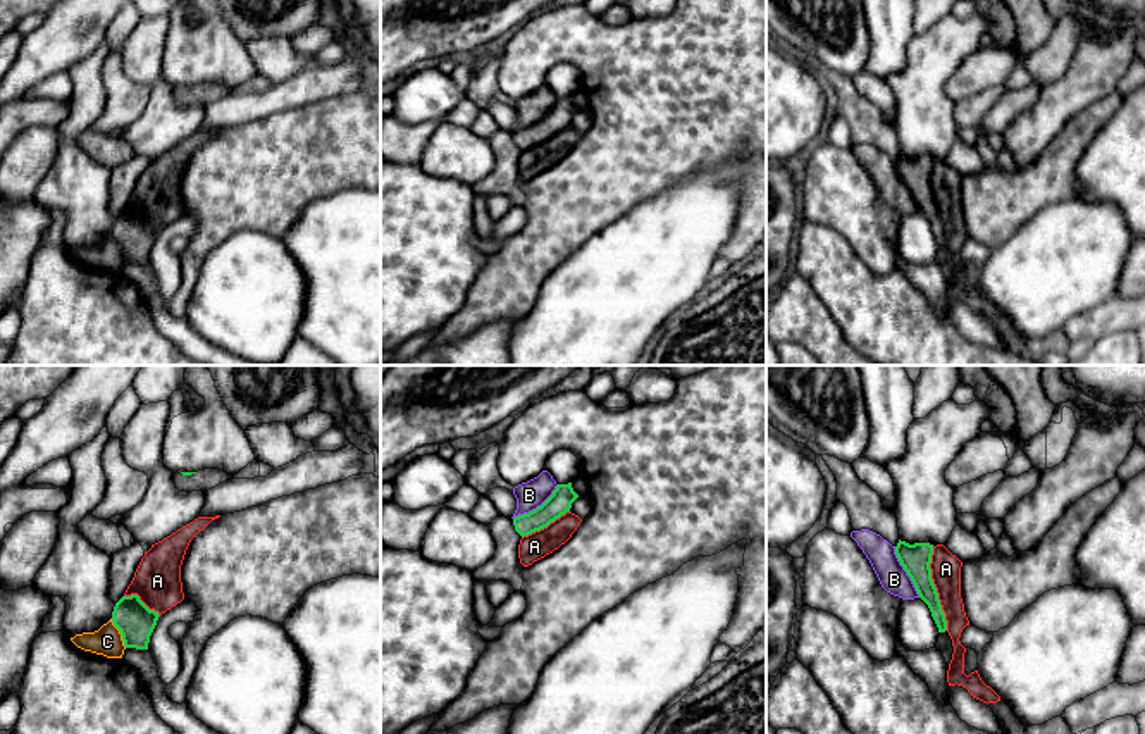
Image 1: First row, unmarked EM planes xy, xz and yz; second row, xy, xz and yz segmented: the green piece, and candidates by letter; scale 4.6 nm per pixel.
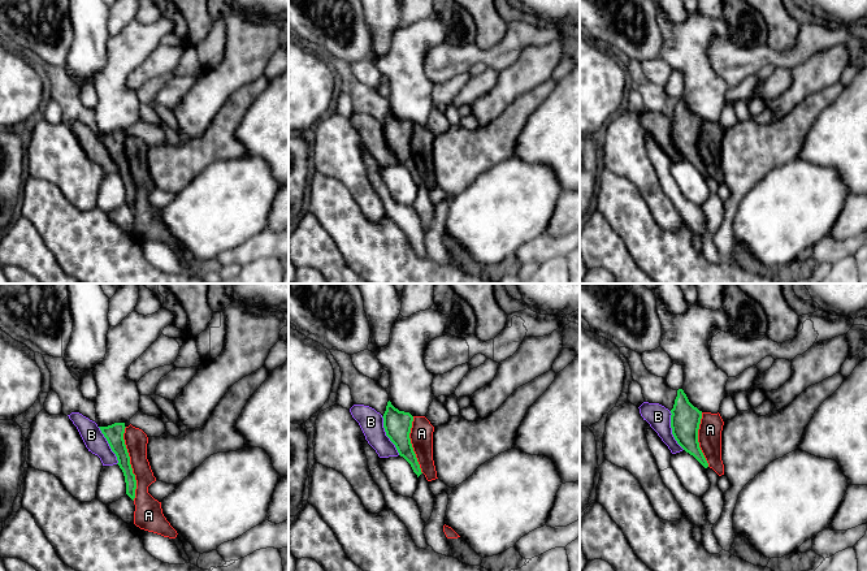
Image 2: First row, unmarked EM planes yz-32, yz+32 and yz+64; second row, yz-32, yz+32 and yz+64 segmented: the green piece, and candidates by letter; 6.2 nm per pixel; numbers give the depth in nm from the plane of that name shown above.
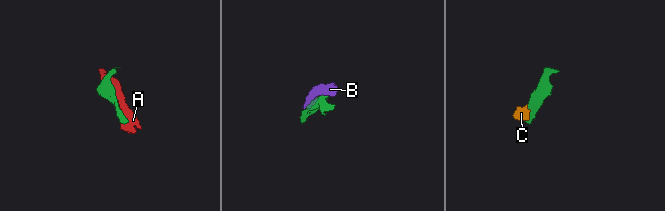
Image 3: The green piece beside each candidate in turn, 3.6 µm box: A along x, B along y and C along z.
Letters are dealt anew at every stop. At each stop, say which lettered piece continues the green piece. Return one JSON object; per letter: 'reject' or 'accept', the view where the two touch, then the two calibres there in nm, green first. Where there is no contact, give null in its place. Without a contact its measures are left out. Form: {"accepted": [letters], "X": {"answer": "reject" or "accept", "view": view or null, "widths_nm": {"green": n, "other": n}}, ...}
{"accepted": [], "A": {"answer": "reject", "view": "yz", "widths_nm": {"green": 140, "other": 140}}, "B": {"answer": "reject", "view": "yz", "widths_nm": {"green": 140, "other": 140}}, "C": {"answer": "reject", "view": "xy", "widths_nm": {"green": 170, "other": 140}}}

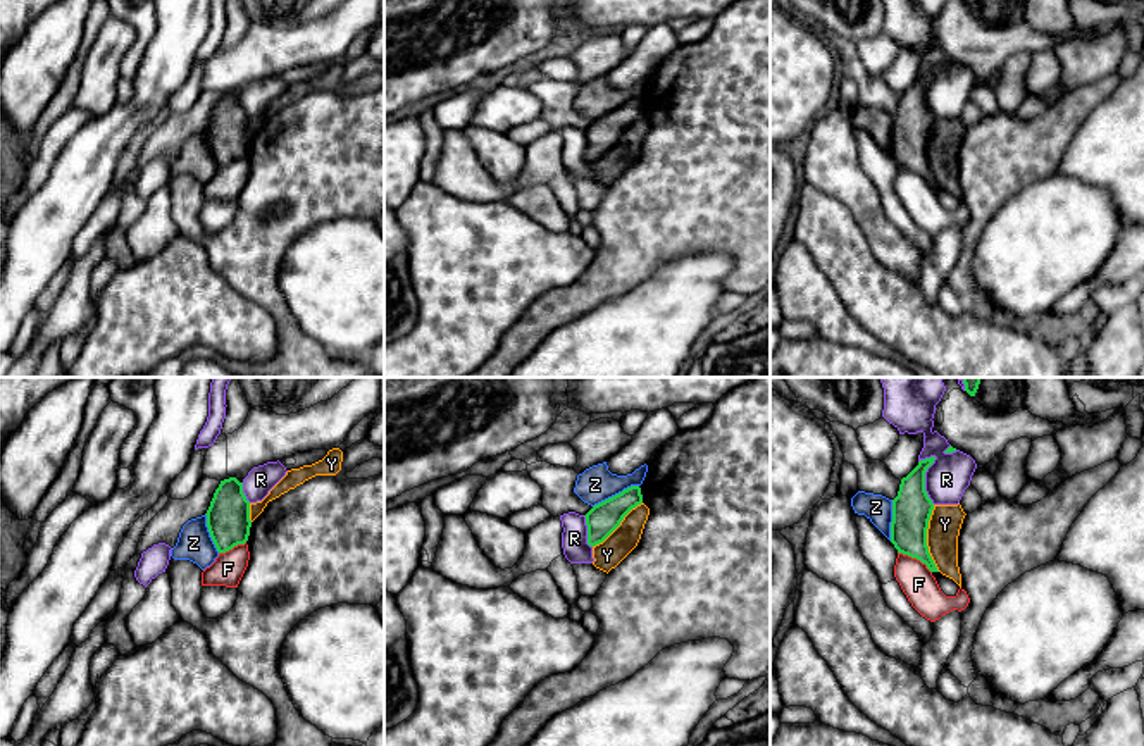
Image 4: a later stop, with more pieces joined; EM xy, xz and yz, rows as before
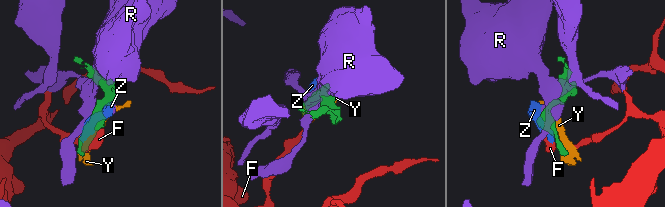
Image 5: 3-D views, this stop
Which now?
{"accepted": [], "F": {"answer": "reject", "view": "yz", "widths_nm": {"green": 190, "other": 160}}, "R": {"answer": "reject", "view": "yz", "widths_nm": {"green": 190, "other": 200}}, "Y": {"answer": "reject", "view": "yz", "widths_nm": {"green": 190, "other": 150}}, "Z": {"answer": "reject", "view": "xz", "widths_nm": {"green": 150, "other": 170}}}

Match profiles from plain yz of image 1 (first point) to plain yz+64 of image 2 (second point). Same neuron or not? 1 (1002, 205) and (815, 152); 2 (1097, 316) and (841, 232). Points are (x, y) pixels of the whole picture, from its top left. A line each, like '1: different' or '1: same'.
1: different
2: different

